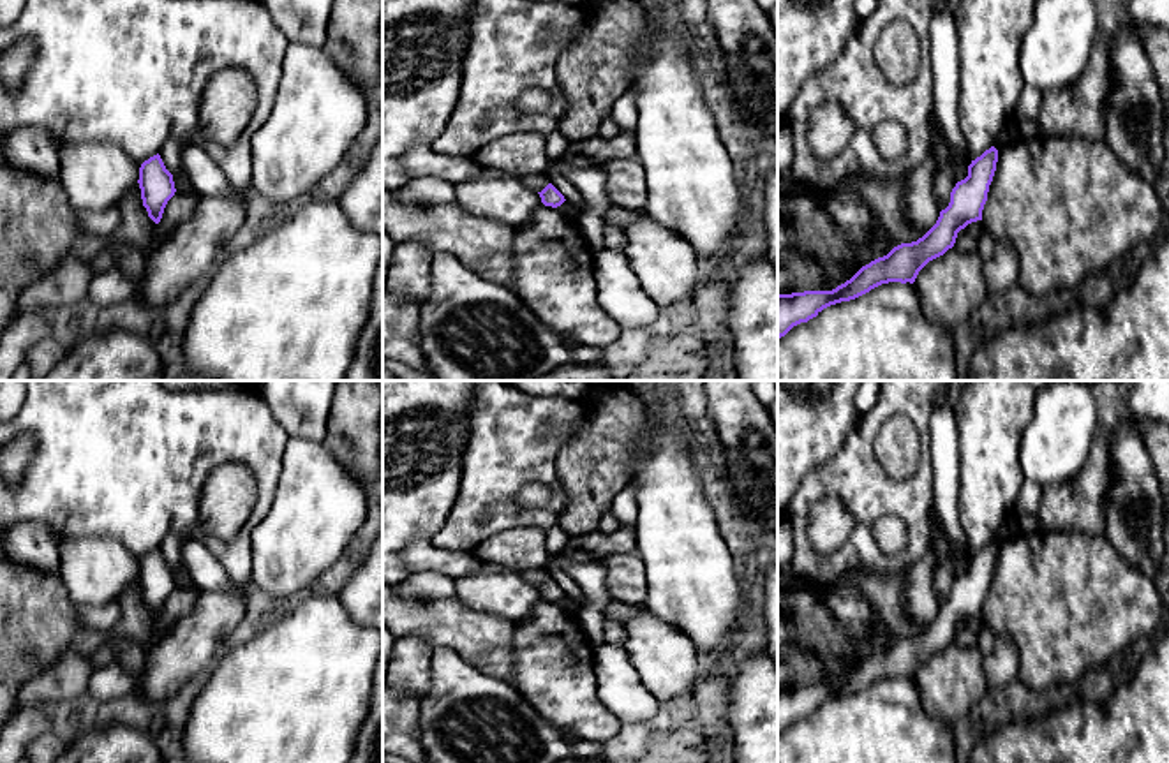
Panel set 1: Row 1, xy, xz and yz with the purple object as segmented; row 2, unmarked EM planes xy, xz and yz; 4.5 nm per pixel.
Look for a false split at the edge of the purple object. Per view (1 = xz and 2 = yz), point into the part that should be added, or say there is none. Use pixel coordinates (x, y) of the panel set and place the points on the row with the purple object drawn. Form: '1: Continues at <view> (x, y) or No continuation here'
1: No continuation here
2: No continuation here

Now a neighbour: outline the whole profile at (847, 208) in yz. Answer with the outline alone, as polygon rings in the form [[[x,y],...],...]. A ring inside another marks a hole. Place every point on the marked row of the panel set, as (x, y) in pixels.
[[[841,183],[830,190],[829,215],[845,231],[848,241],[869,240],[871,208],[850,185]]]

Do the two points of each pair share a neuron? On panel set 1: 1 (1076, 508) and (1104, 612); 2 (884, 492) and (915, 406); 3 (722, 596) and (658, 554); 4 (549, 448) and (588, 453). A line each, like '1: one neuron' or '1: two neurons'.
1: two neurons
2: one neuron
3: one neuron
4: two neurons

